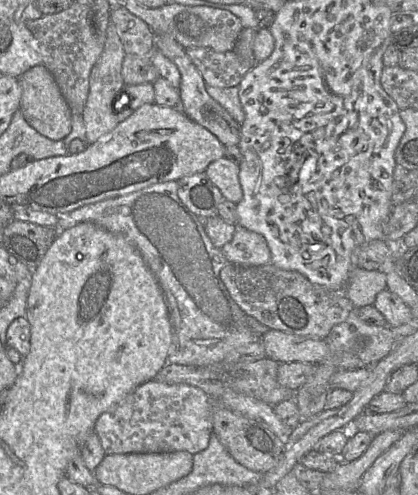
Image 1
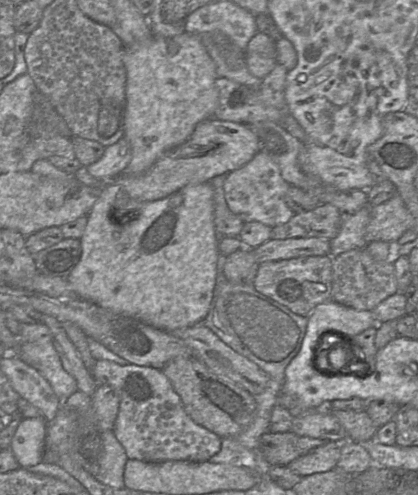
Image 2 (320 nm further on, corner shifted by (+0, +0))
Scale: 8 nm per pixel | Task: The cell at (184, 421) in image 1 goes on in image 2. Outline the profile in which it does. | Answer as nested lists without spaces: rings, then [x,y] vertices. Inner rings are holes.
[[[98,360],[90,372],[97,385],[111,386],[120,394],[119,411],[112,432],[128,459],[205,462],[219,452],[222,439],[194,423],[186,414],[178,394],[162,370]]]

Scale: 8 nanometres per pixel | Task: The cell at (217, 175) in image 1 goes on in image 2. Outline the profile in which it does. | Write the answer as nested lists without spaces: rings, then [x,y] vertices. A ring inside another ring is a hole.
[[[259,152],[244,166],[226,175],[224,194],[231,212],[244,223],[256,221],[274,228],[295,215],[285,201],[289,187],[290,184],[281,176],[279,166],[267,154]]]

